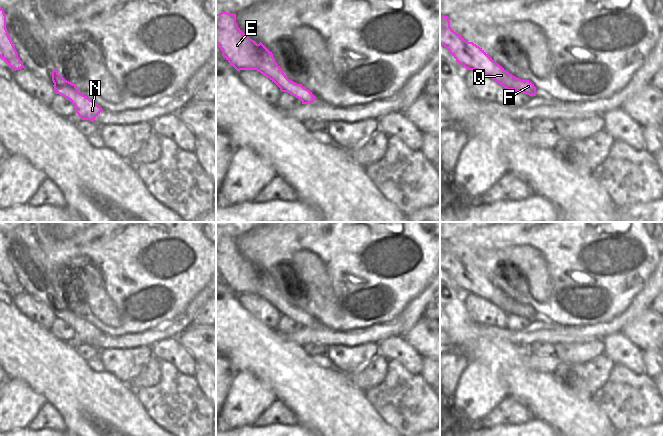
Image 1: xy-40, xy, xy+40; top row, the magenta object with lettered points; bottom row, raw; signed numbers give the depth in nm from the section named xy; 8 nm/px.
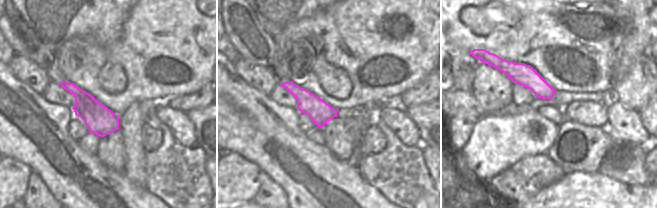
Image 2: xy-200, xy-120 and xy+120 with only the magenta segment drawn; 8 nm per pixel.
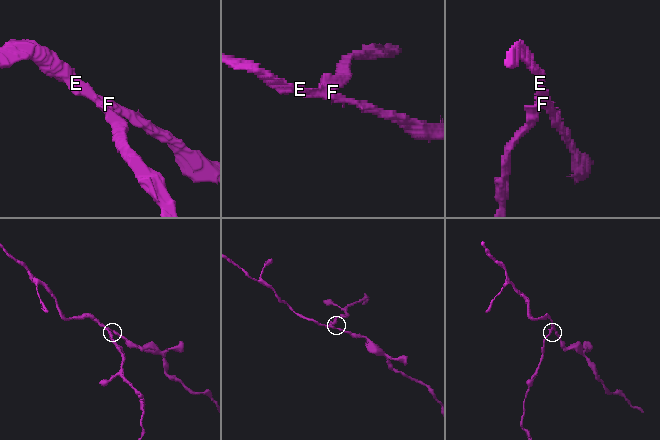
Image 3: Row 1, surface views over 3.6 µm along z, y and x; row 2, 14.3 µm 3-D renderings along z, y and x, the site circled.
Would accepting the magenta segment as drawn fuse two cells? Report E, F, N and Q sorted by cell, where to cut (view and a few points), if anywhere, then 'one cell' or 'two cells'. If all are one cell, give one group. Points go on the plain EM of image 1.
E F Q / N | xy (283, 297), (278, 301), (276, 308) | two cells

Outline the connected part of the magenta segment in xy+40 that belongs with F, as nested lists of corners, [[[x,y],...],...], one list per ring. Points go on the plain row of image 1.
[[[440,240],[440,268],[466,293],[475,294],[491,302],[507,314],[536,320],[536,311],[532,306],[513,300],[482,272],[473,266],[467,266],[450,251],[448,240]]]

